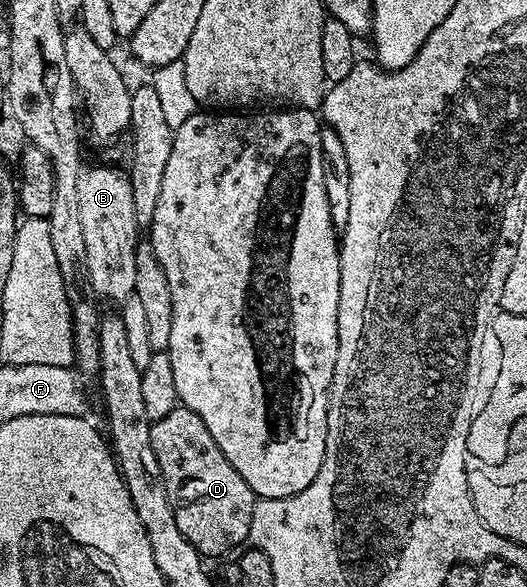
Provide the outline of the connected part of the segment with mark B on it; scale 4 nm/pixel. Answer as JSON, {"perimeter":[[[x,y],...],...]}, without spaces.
{"perimeter":[[[102,163],[84,168],[77,190],[81,228],[85,230],[85,255],[89,263],[91,291],[104,302],[122,303],[135,292],[137,283],[137,247],[141,244],[141,226],[133,215],[133,187],[124,170]]]}

